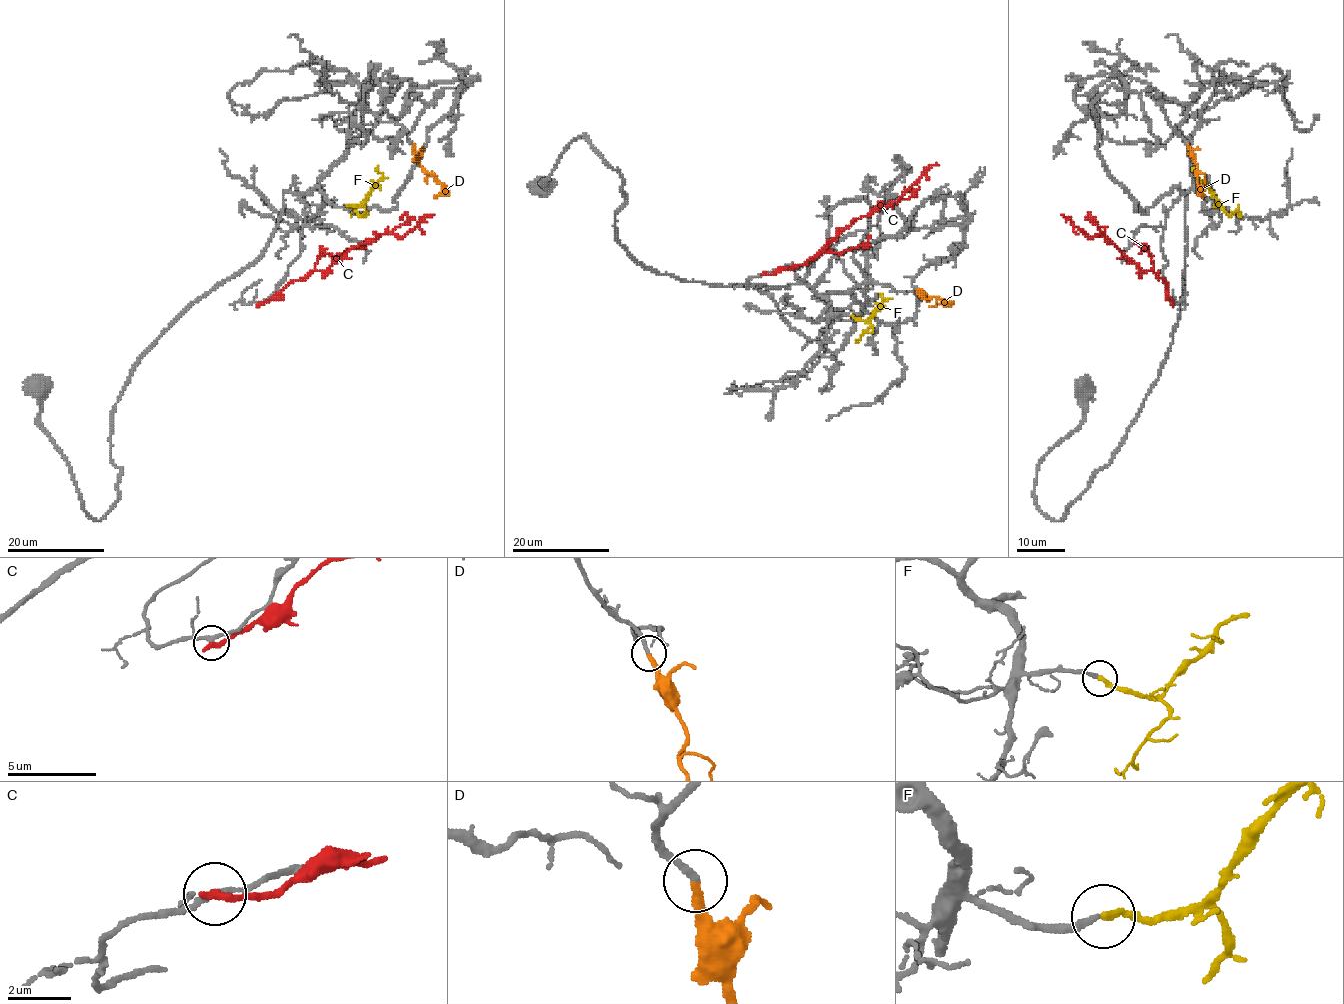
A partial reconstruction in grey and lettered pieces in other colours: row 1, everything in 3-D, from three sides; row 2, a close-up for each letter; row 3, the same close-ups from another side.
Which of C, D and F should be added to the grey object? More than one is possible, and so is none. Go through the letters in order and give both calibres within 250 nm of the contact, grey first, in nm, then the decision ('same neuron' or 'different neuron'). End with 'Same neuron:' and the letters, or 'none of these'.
C: calibres 170 and 320 nm; different neuron
D: calibres 200 and 280 nm; same neuron
F: calibres 200 and 220 nm; same neuron
Same neuron: D, F

